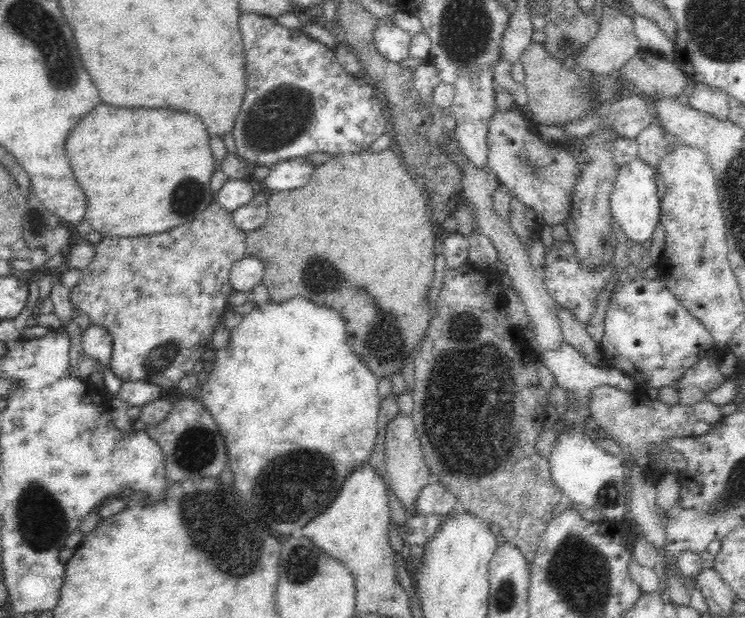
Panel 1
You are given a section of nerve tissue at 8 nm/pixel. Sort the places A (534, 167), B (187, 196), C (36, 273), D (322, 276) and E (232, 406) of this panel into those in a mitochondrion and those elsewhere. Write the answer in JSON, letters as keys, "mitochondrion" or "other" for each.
{"A":"mitochondrion","B":"mitochondrion","C":"other","D":"mitochondrion","E":"other"}

